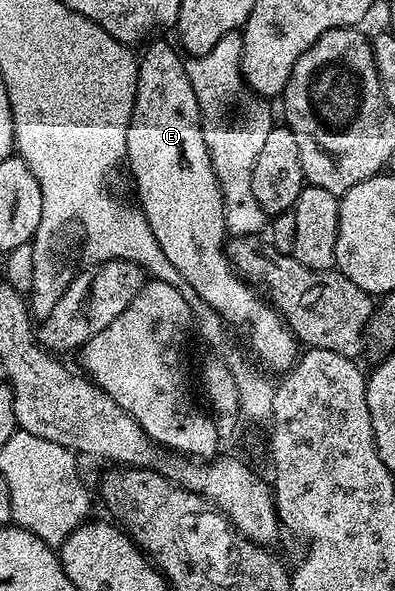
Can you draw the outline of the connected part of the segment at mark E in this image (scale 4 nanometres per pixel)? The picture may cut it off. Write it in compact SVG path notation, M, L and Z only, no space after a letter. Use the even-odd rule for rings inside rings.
M150 43L146 44L147 52L138 56L137 97L133 101L133 113L127 130L125 163L131 166L131 179L135 182L135 195L139 198L137 206L149 221L153 237L157 237L157 245L161 245L165 257L169 257L173 269L177 269L177 273L181 273L197 289L199 296L220 314L228 328L236 327L241 334L247 335L252 356L255 354L265 366L272 367L278 373L286 373L295 366L301 347L282 315L251 283L240 276L227 257L225 240L229 232L225 225L223 194L213 173L209 149L205 145L203 114L199 112L197 93L193 93L193 85L189 85L184 56L167 43Z

